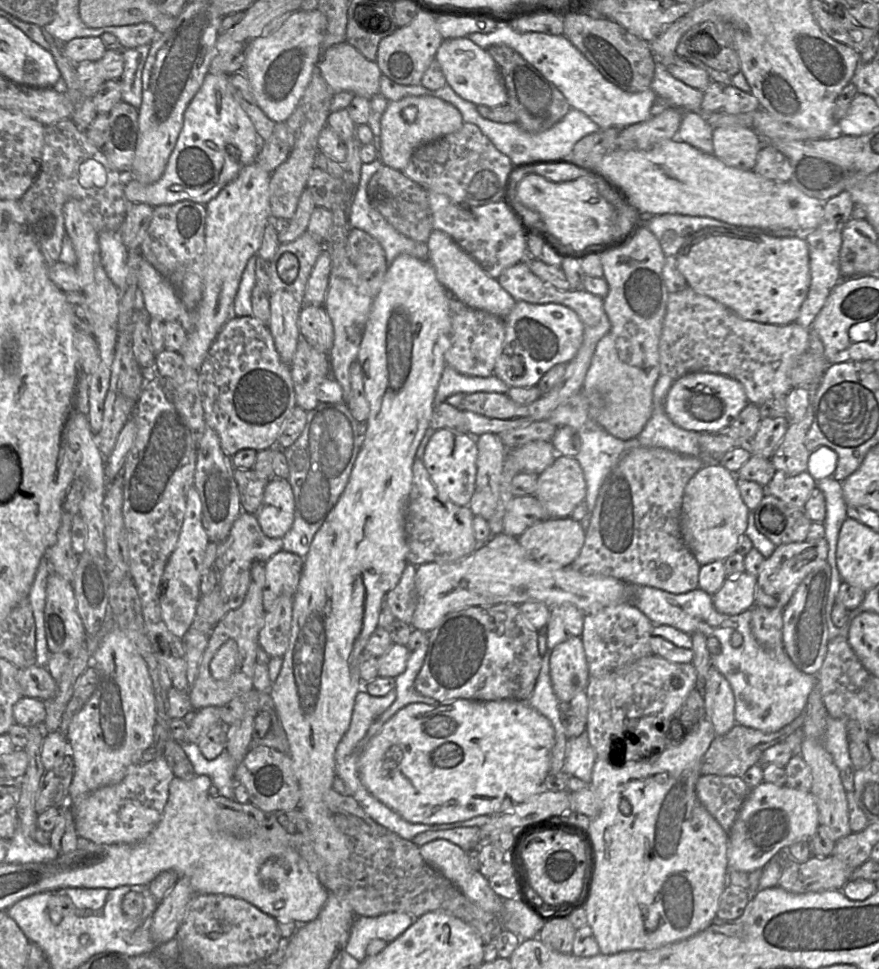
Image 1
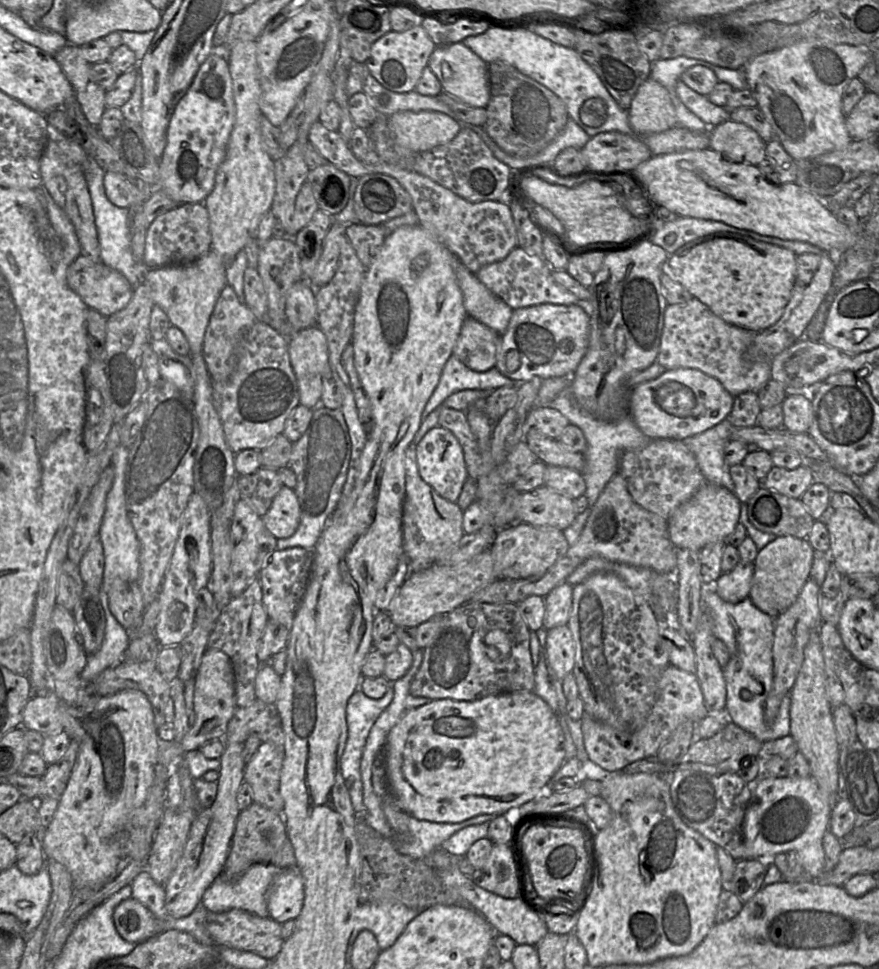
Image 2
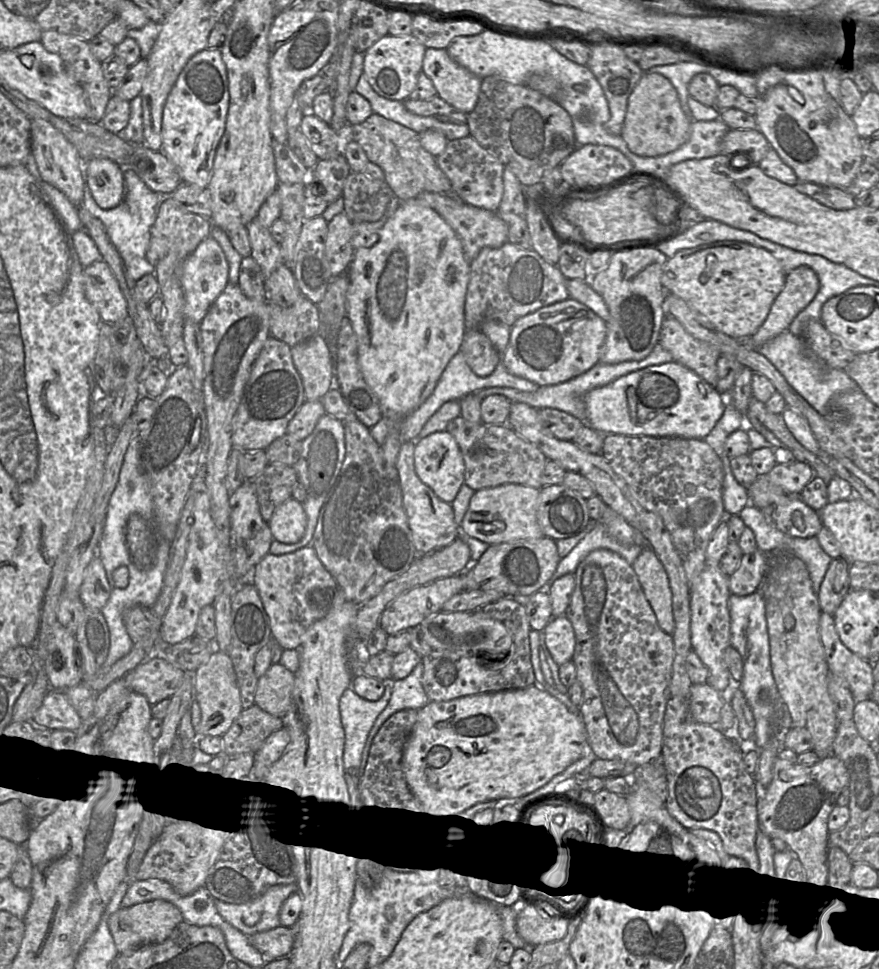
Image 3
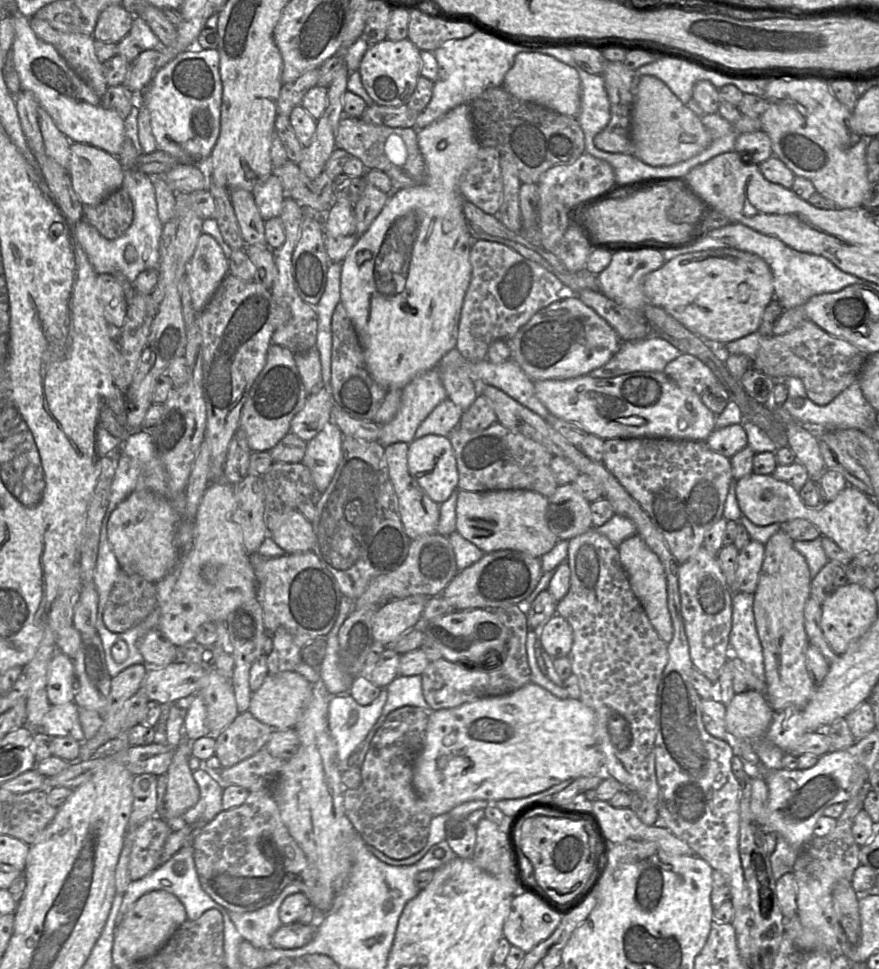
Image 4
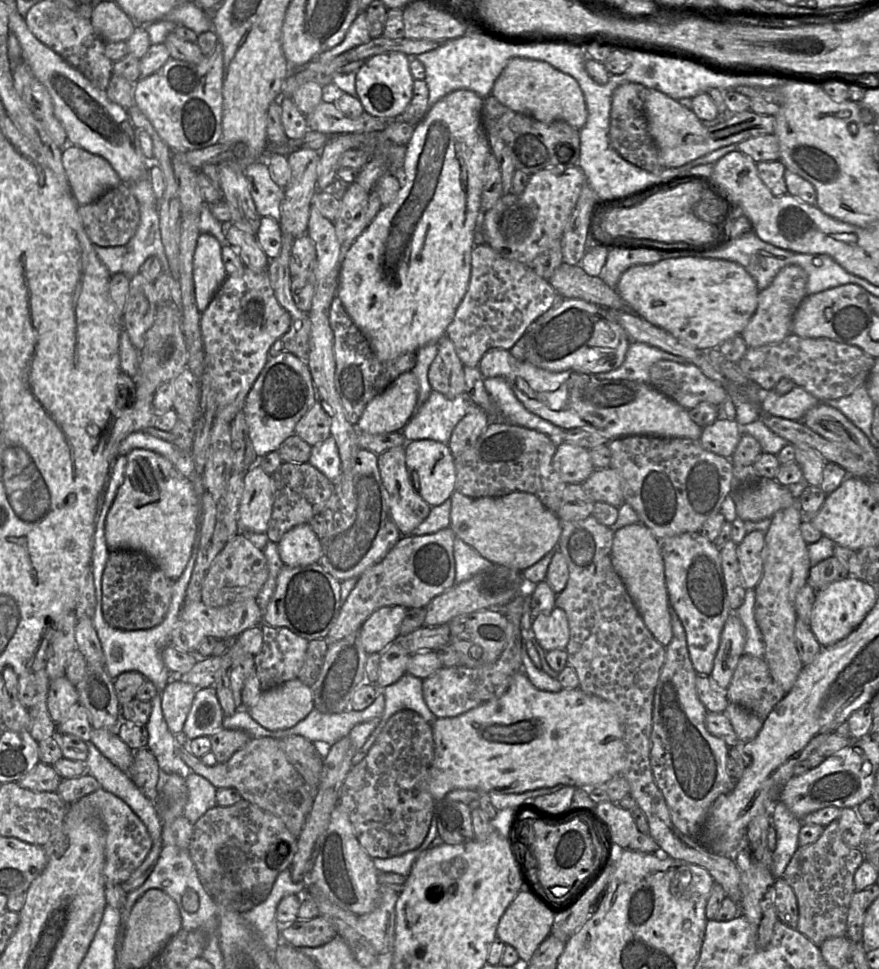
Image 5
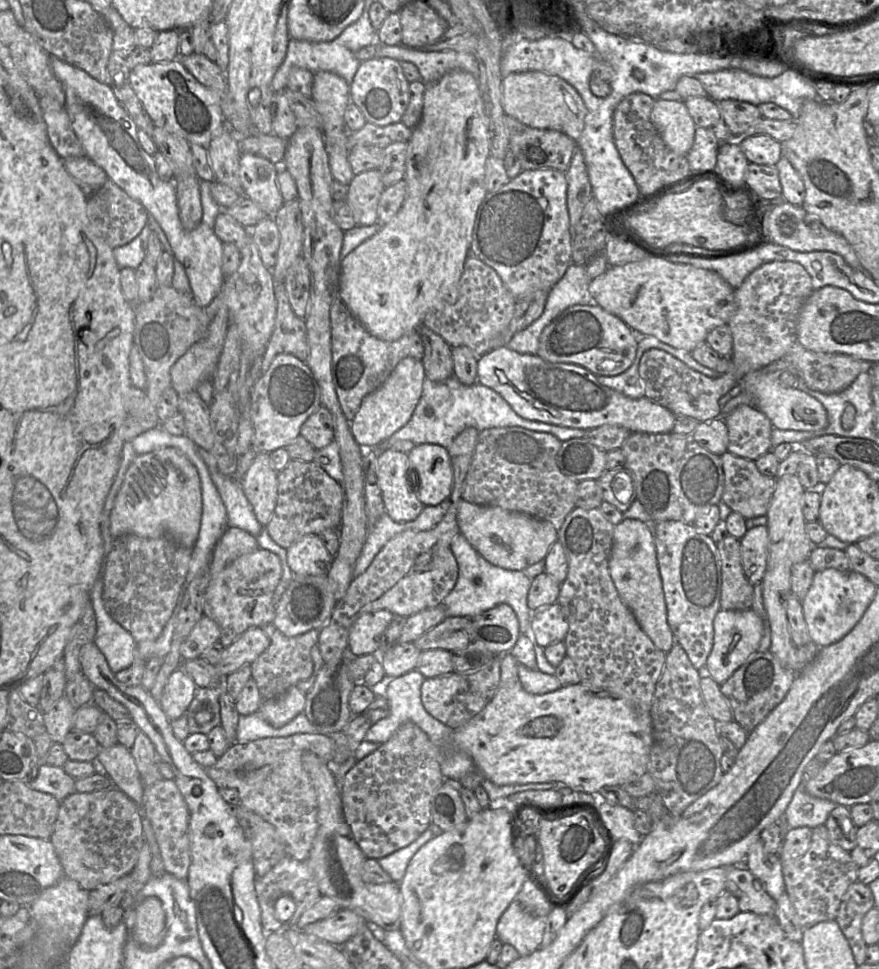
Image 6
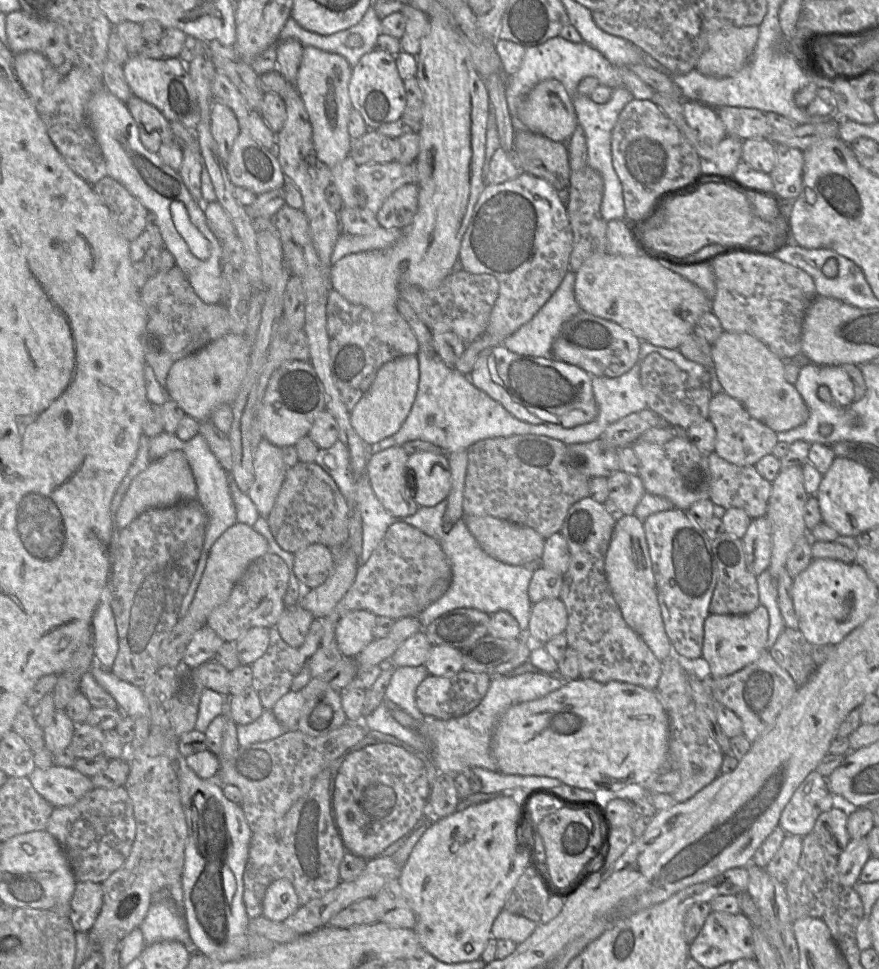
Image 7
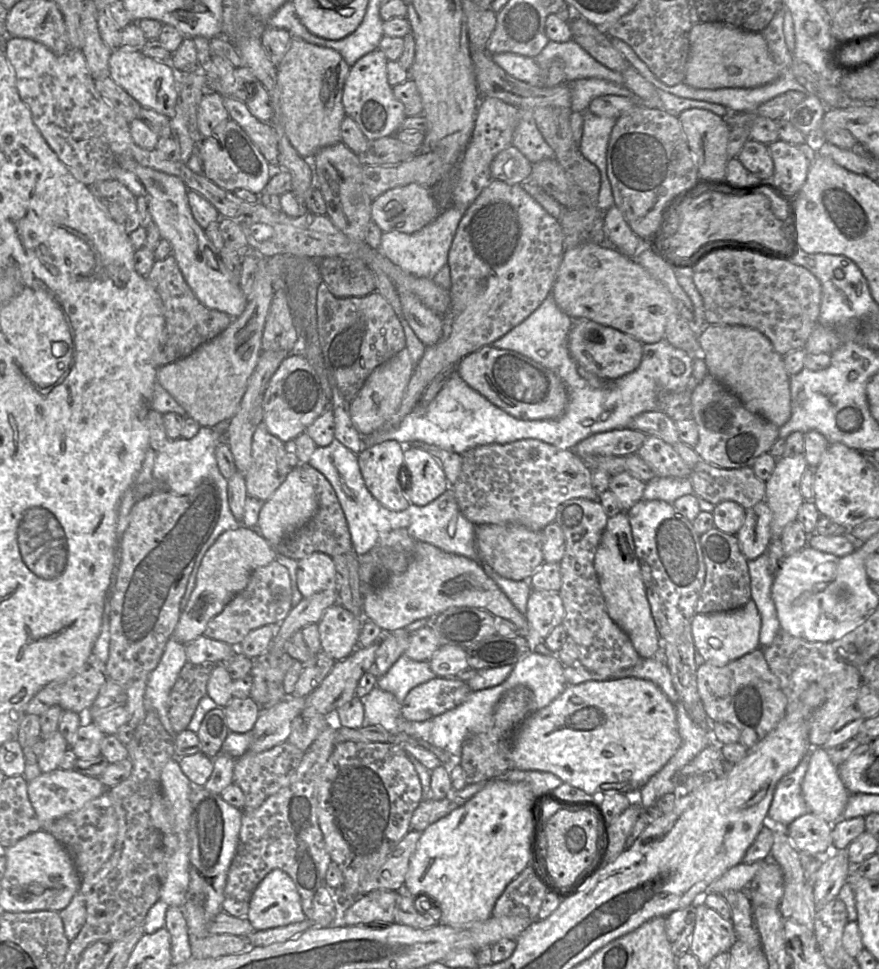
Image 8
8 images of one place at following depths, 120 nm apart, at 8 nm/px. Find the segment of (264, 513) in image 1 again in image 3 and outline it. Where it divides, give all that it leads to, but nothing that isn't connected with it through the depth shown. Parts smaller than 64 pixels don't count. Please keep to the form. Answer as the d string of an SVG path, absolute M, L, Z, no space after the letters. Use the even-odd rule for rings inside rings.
M290 498L275 509L267 524L275 541L295 544L305 534L307 517L301 503Z

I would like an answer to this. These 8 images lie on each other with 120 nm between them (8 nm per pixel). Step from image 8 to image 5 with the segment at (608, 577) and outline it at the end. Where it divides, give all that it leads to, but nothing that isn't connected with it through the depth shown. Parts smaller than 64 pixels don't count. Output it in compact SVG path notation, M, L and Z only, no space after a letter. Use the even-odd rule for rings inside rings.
M642 523L624 526L614 532L611 562L645 626L666 648L672 639L672 623L660 540Z

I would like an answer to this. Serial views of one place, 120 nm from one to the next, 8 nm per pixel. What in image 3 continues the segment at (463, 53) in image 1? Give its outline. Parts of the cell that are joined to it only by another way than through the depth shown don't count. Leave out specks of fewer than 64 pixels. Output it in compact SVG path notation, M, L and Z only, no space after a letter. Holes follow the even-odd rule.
M427 48L422 72L433 82L437 95L466 114L477 104L482 79L456 63L447 49Z

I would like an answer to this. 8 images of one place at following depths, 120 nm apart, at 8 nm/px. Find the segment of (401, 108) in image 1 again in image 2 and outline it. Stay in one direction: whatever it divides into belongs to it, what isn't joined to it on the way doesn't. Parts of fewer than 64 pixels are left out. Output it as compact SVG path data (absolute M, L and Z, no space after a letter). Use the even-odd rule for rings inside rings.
M401 111L388 118L395 143L411 153L420 153L450 142L462 124L438 111Z

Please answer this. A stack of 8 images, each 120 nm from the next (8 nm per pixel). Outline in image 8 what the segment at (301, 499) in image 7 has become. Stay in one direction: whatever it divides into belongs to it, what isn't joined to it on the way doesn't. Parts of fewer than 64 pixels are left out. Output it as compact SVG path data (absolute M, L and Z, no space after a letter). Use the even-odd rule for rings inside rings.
M299 463L296 468L301 478L313 486L317 494L318 509L306 524L280 542L275 548L277 553L298 561L314 552L335 557L353 551L347 521L332 485L321 472L308 463Z

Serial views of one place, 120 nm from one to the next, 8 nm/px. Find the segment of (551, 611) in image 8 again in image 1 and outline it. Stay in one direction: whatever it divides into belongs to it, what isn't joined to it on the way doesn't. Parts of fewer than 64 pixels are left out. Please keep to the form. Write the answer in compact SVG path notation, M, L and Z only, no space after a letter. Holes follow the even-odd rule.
M571 637L551 650L550 677L560 703L569 703L578 693L587 689L590 674L581 637Z

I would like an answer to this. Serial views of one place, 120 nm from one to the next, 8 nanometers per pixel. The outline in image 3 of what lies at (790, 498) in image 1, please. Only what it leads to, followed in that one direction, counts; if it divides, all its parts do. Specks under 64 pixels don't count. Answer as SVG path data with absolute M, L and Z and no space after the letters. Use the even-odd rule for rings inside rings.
M796 461L790 465L776 464L766 476L784 493L799 496L805 486L813 479L814 472L809 465Z

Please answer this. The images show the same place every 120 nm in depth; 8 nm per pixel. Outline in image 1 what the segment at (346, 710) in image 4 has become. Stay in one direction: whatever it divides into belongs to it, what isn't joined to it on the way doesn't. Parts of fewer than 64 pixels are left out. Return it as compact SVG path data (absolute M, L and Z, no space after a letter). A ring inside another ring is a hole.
M391 690L386 696L375 697L366 691L358 691L349 729L336 749L336 763L342 763L353 753L365 737L371 725L396 699L396 691Z

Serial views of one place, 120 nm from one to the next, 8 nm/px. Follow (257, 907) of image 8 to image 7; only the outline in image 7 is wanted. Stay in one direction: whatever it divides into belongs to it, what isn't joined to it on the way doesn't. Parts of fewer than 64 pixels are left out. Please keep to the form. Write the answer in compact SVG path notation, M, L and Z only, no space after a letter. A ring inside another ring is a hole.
M277 879L267 888L263 899L265 918L282 923L300 907L294 887L287 879Z

